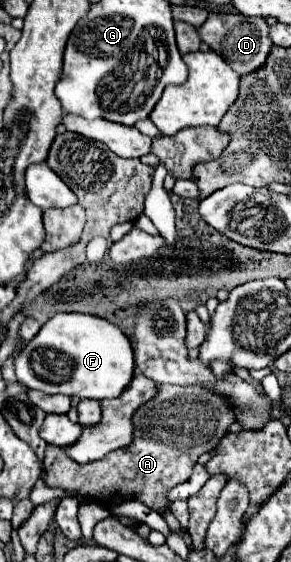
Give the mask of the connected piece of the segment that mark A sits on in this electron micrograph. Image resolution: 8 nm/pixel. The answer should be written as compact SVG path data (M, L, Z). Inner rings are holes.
M160 386L160 396L136 412L136 438L132 446L114 450L88 464L72 462L58 446L46 446L46 484L86 492L92 500L100 498L98 488L106 488L106 508L126 500L140 500L146 506L160 508L166 504L164 494L192 476L198 456L210 452L232 422L232 408L212 390L200 390L200 386Z

